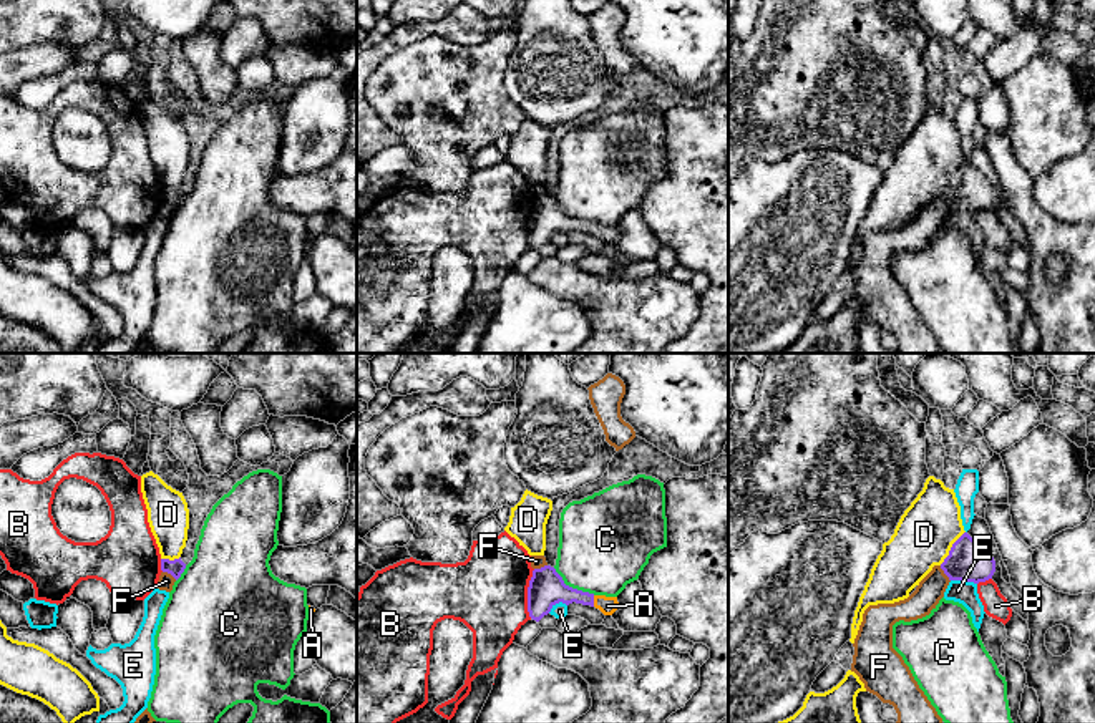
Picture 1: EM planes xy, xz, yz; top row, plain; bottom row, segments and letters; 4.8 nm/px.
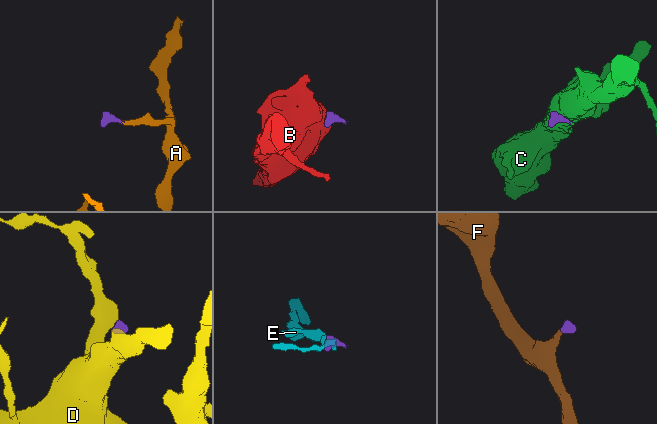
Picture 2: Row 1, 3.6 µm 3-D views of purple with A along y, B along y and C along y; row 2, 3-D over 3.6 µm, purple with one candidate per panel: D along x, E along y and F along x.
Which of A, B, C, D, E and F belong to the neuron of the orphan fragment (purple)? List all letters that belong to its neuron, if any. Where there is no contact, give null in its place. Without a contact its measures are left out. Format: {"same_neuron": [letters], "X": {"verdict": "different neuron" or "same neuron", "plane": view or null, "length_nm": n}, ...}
{"same_neuron": ["A"], "A": {"verdict": "same neuron", "plane": "xz", "length_nm": 60}, "B": {"verdict": "different neuron", "plane": "xz", "length_nm": 240}, "C": {"verdict": "different neuron", "plane": "xz", "length_nm": 240}, "D": {"verdict": "different neuron", "plane": "yz", "length_nm": 200}, "E": {"verdict": "different neuron", "plane": "yz", "length_nm": 130}, "F": {"verdict": "different neuron", "plane": "yz", "length_nm": 90}}

